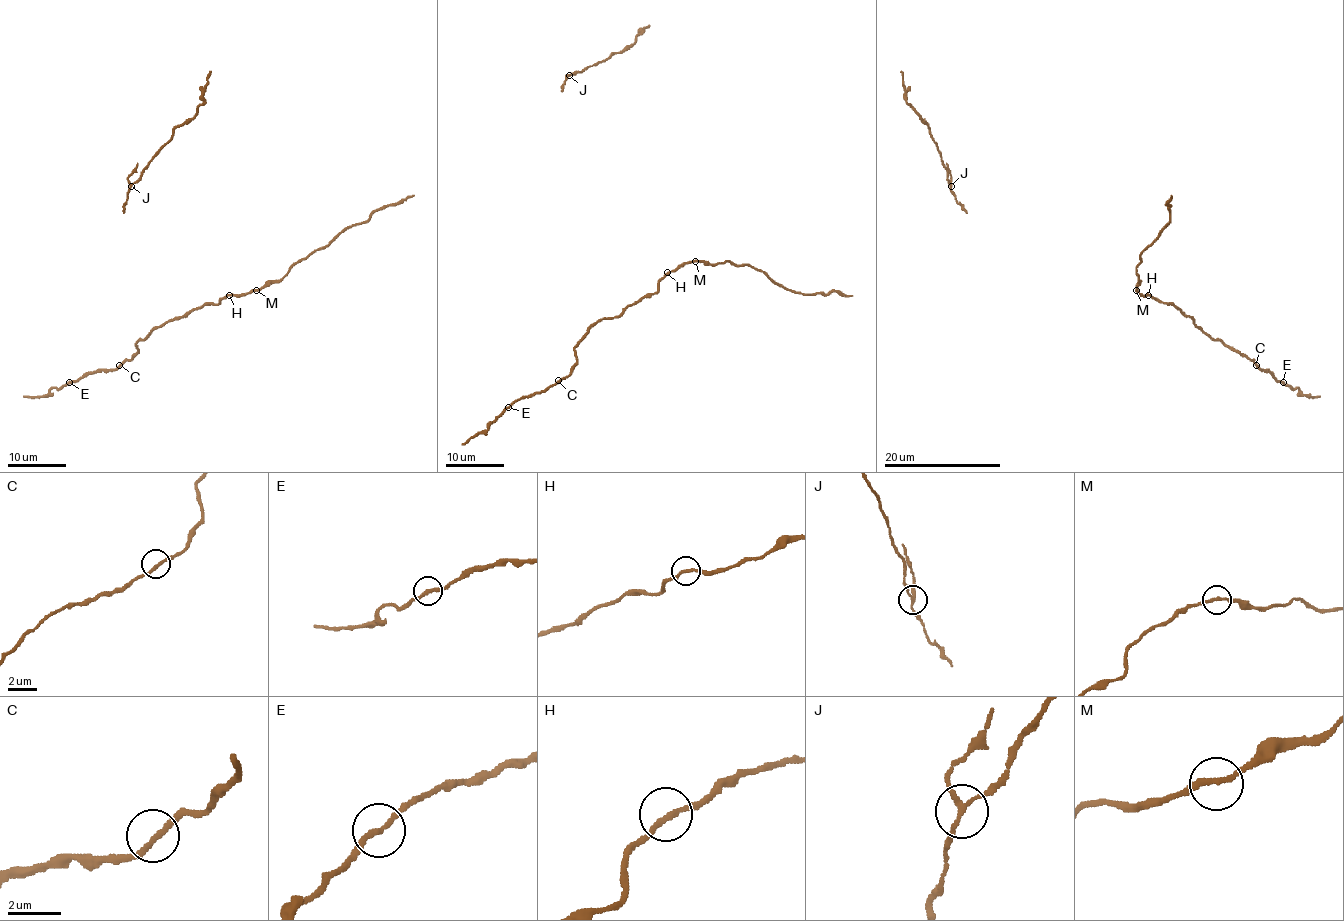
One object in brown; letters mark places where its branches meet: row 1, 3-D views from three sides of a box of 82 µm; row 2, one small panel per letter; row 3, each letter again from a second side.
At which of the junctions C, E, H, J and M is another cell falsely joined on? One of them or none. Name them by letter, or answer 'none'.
J

